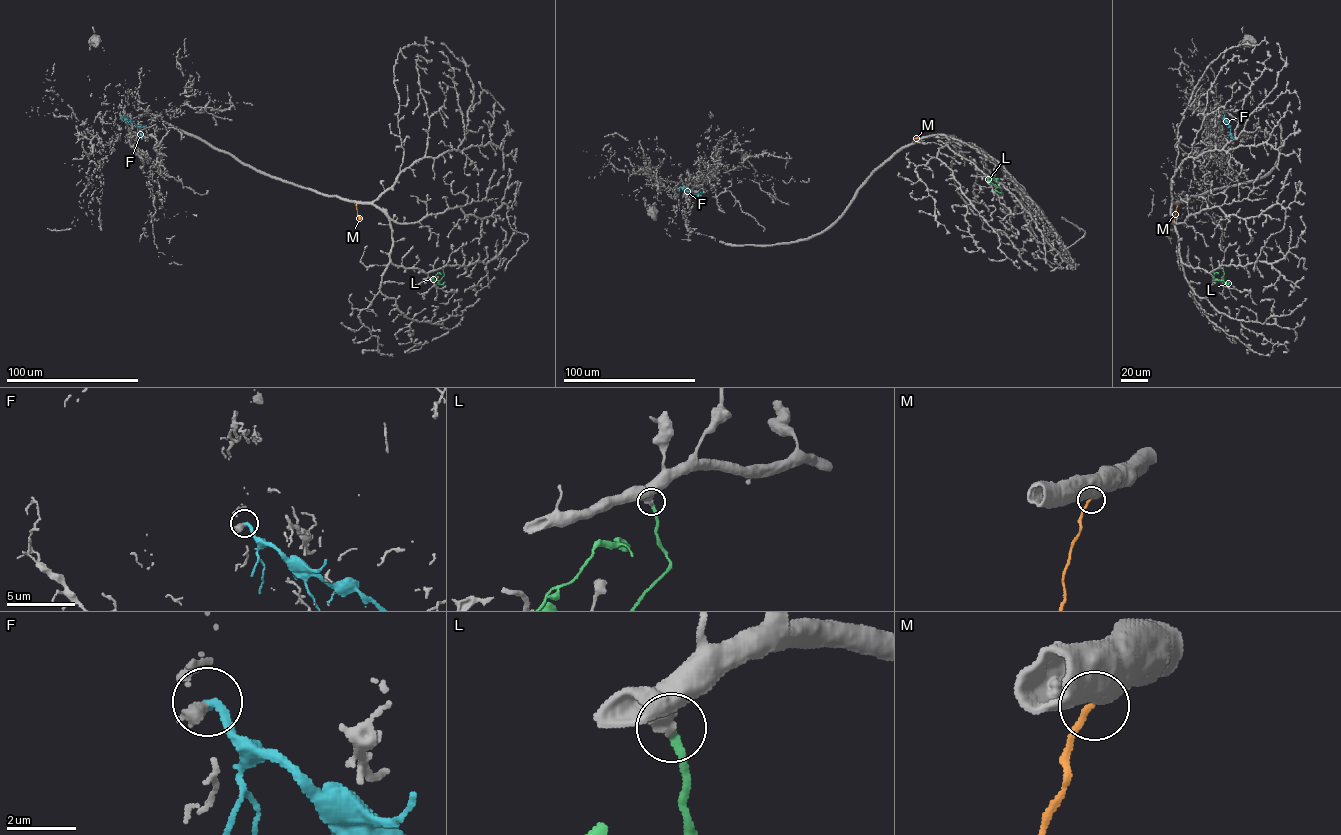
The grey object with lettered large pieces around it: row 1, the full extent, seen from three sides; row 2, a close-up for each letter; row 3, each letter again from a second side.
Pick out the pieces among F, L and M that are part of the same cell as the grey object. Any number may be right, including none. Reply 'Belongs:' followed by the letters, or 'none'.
Belongs: M

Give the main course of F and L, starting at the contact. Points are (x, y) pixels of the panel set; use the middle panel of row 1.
F: (677, 189), (683, 187), (698, 197)
L: (999, 187), (987, 179), (994, 178), (997, 182)

